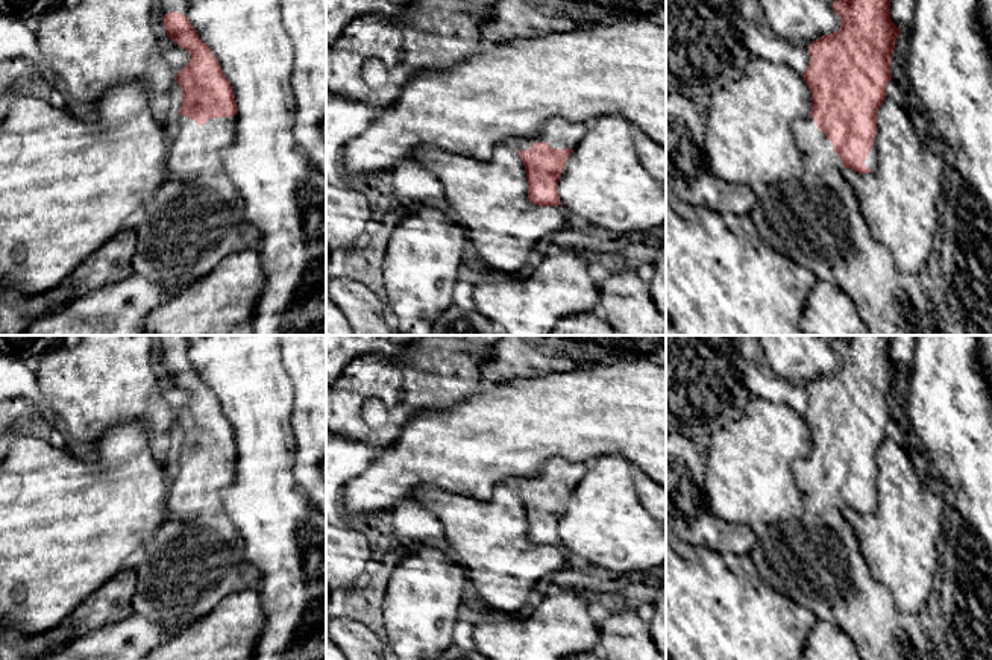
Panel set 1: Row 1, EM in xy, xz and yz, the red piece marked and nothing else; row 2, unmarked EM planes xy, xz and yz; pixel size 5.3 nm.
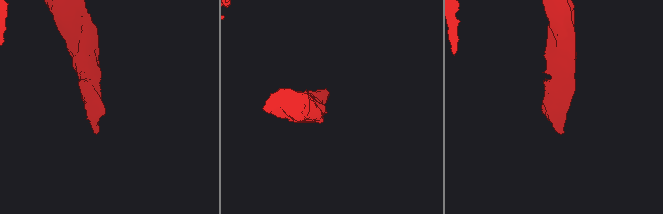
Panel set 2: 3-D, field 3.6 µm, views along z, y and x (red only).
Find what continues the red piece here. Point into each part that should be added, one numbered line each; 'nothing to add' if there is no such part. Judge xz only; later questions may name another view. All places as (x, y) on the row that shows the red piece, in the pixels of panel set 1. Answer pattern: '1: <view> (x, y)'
1: xz (558, 132)

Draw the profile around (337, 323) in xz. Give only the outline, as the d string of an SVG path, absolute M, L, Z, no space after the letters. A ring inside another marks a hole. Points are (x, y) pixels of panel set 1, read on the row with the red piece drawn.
M326 293L326 335L355 335L343 311Z

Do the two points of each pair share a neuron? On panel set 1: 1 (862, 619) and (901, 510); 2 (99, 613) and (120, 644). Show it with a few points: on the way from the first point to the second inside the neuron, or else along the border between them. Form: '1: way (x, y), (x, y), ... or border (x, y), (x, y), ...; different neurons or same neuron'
1: border (860, 546), (868, 569), (888, 589), (897, 609); different neurons
2: border (132, 612), (75, 639); different neurons

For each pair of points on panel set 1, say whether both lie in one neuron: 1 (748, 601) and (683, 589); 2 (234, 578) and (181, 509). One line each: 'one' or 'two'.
1: one
2: one

